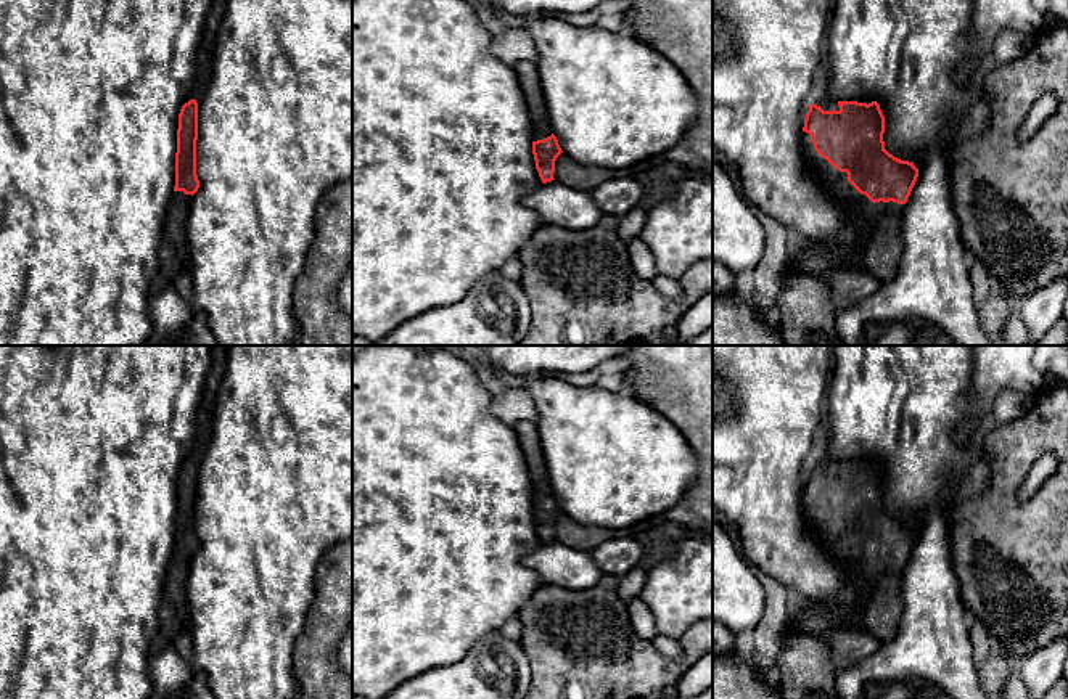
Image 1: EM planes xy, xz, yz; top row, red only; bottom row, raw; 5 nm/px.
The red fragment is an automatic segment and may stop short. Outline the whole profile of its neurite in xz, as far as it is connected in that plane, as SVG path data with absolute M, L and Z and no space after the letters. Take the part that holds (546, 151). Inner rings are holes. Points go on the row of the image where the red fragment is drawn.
M520 61L513 66L513 69L518 76L532 122L532 154L536 169L542 183L547 183L555 180L555 161L563 151L552 132L547 104L539 79L539 69L536 63L531 61Z

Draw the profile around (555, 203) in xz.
M557 180L542 183L521 202L532 209L542 223L568 230L592 228L603 215L590 191L573 190Z

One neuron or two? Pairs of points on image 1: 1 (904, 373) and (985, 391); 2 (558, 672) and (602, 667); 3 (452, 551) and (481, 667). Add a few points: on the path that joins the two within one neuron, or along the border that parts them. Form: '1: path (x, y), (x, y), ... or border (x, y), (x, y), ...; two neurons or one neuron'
1: border (973, 362), (969, 412), (957, 423); two neurons
2: path (570, 672), (591, 672); one neuron
3: border (499, 629), (484, 633), (459, 661), (444, 666); two neurons

